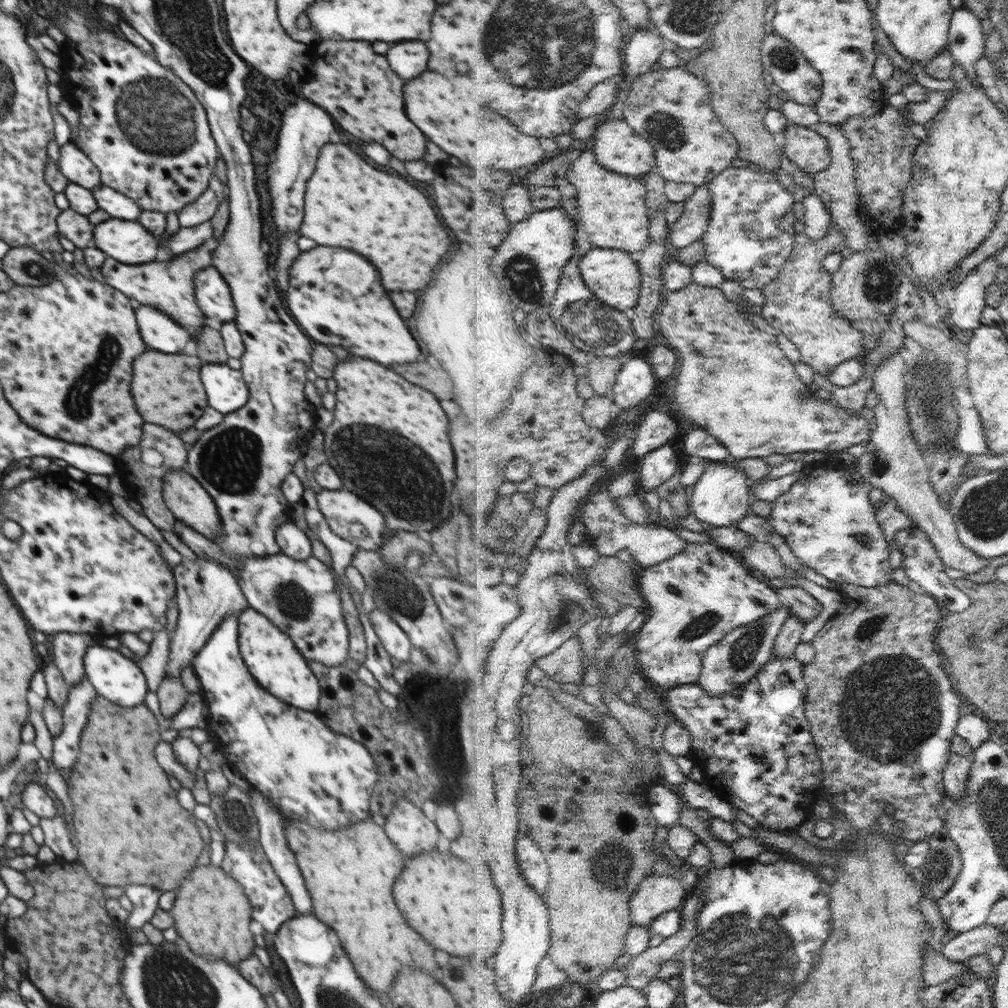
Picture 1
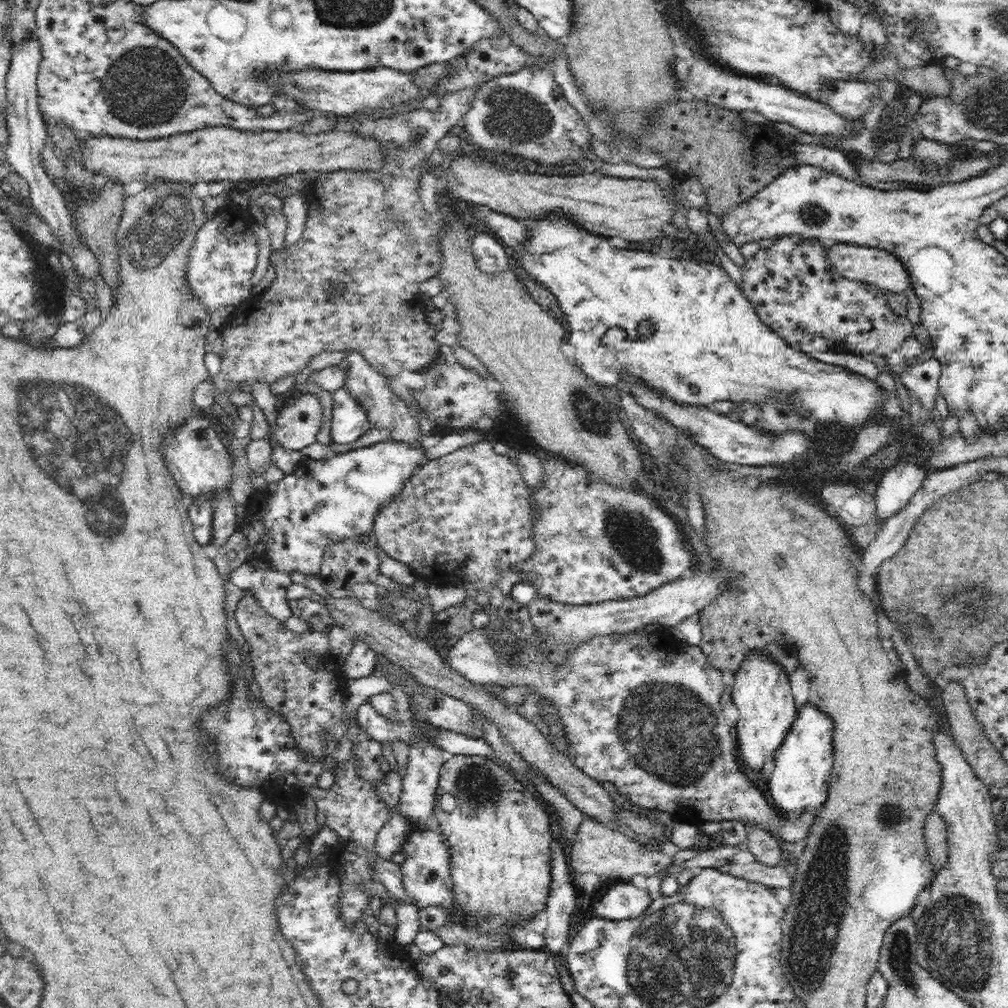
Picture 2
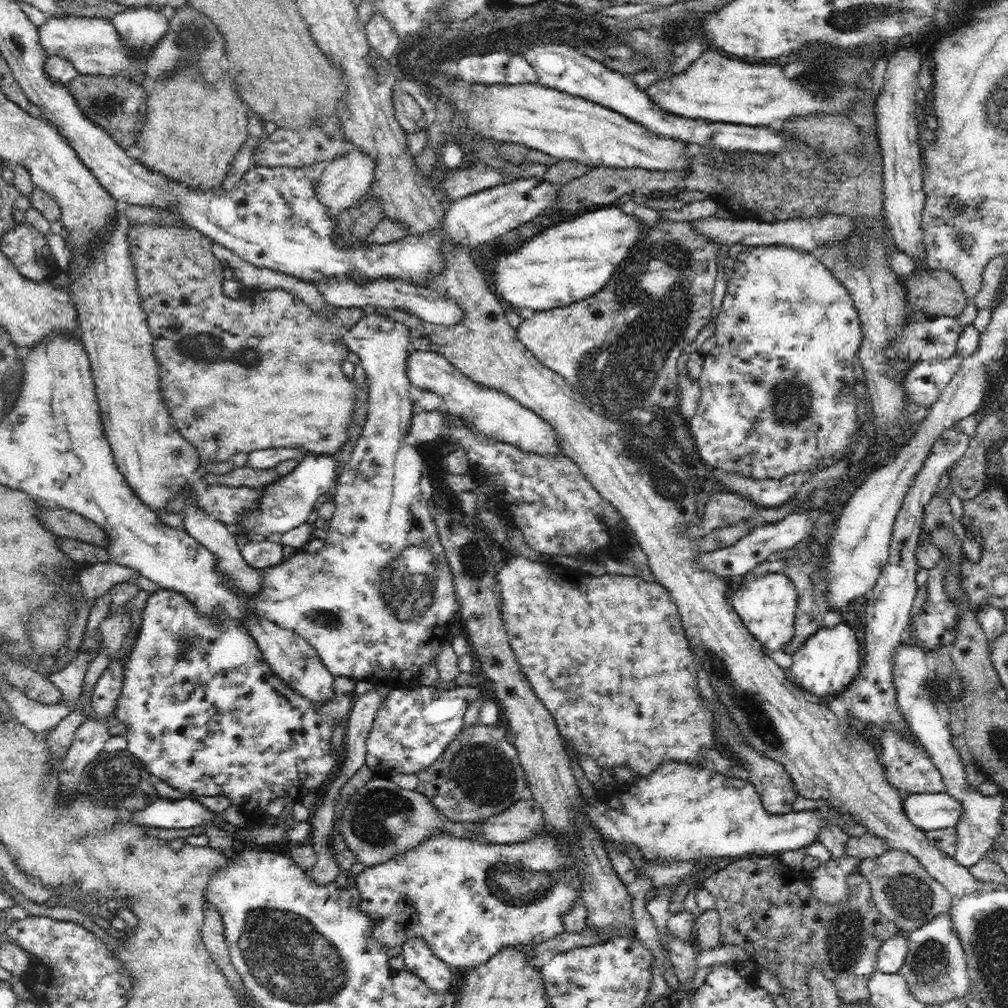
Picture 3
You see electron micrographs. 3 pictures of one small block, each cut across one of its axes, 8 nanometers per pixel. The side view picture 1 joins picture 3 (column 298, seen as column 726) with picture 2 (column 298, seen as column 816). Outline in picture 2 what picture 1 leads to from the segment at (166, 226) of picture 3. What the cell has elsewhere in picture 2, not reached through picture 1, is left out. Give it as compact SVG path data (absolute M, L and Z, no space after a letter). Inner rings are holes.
M302 394L294 404L284 405L276 414L273 436L284 448L300 451L314 444L328 415L316 395Z

